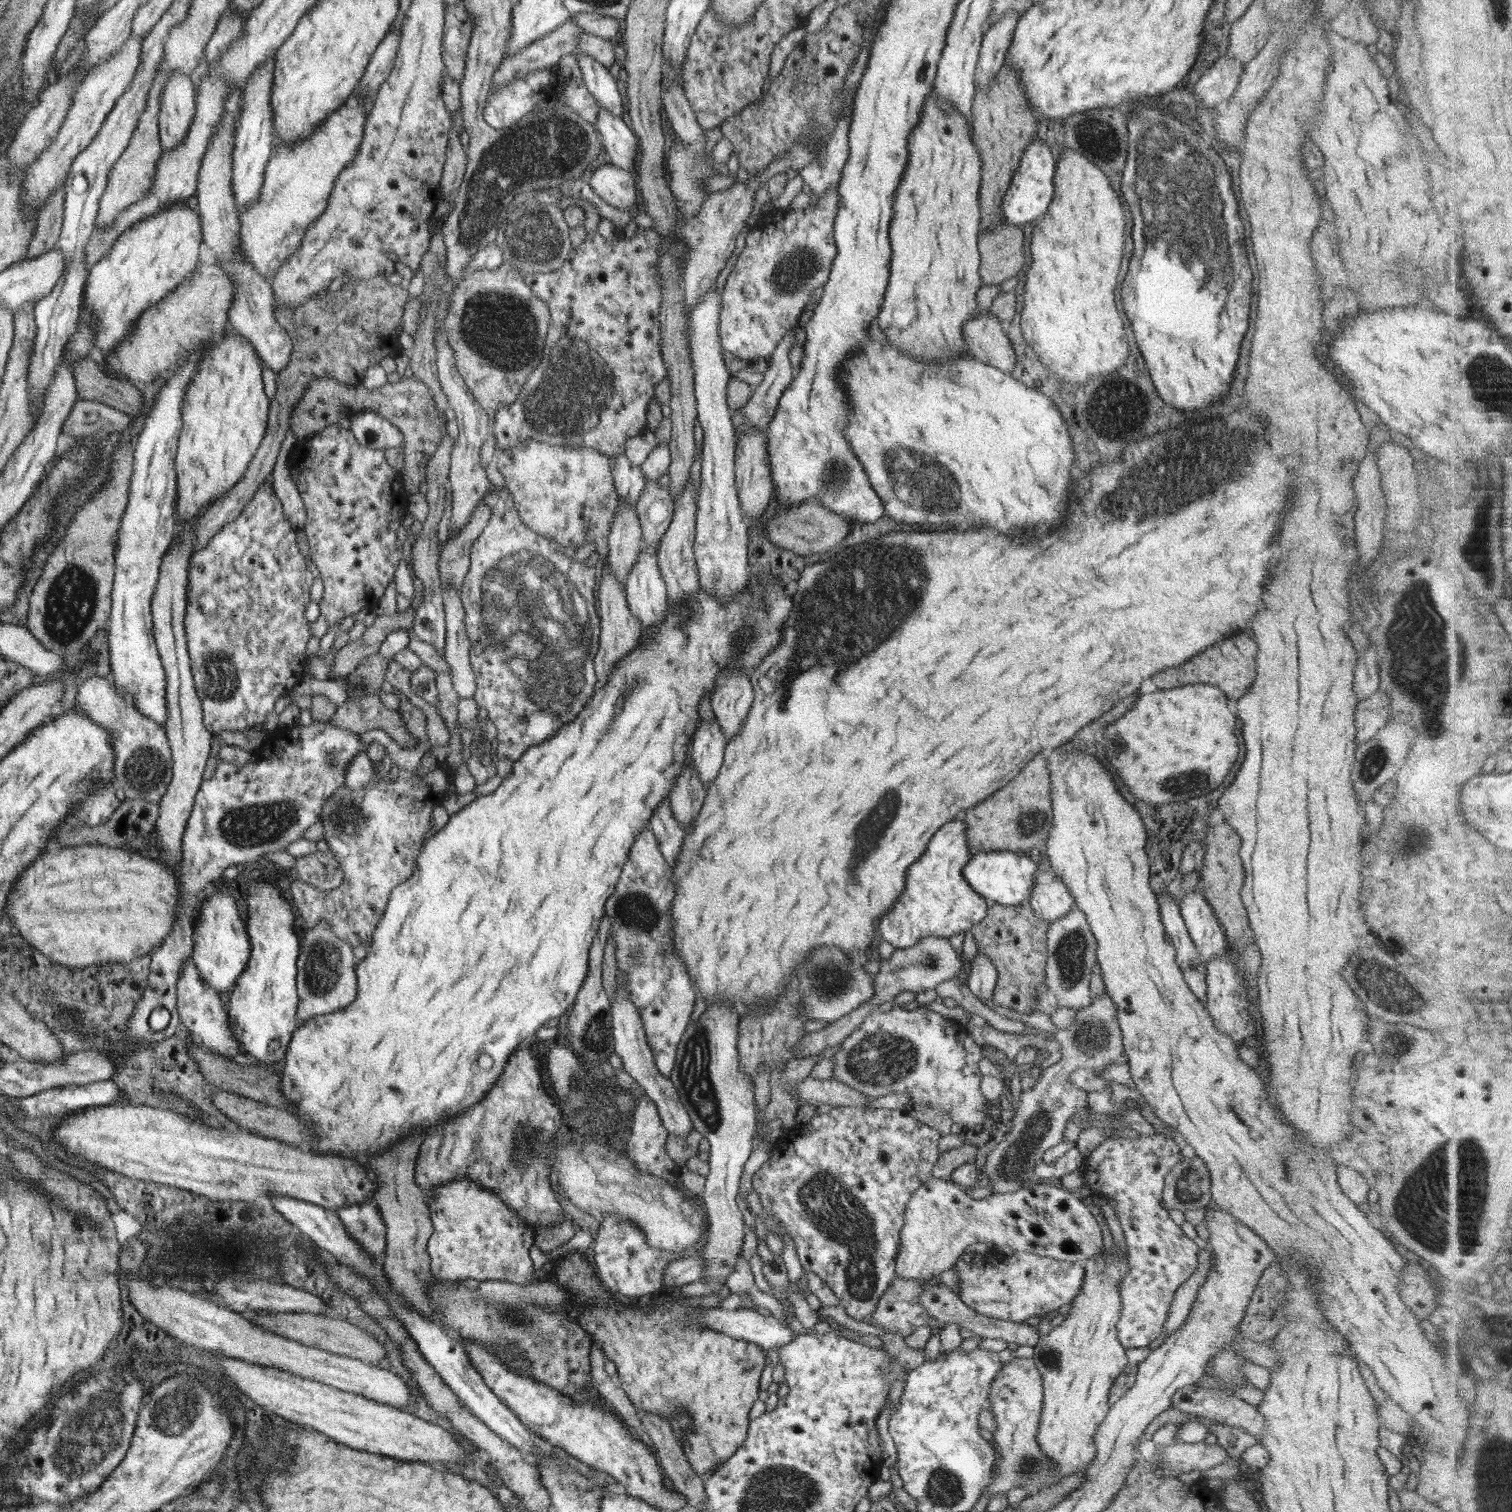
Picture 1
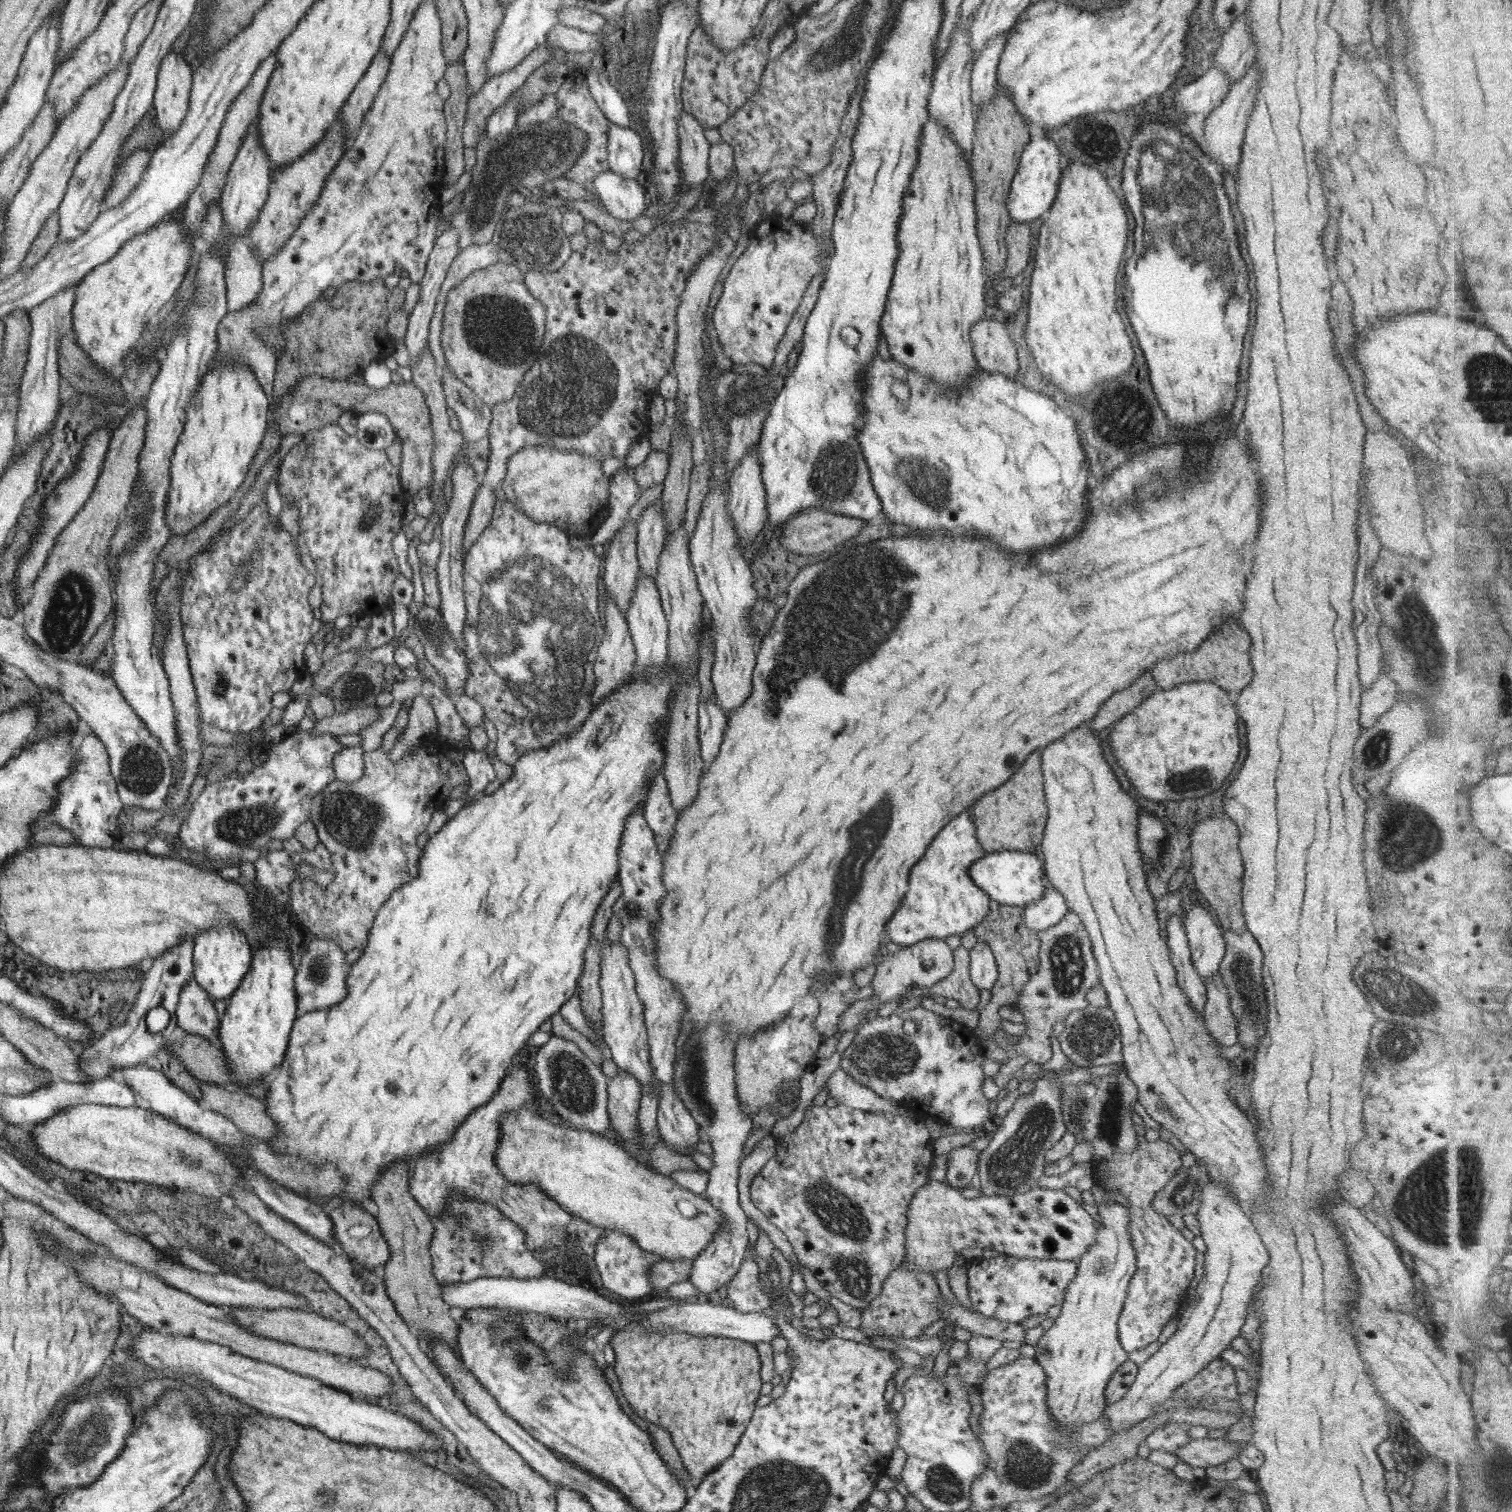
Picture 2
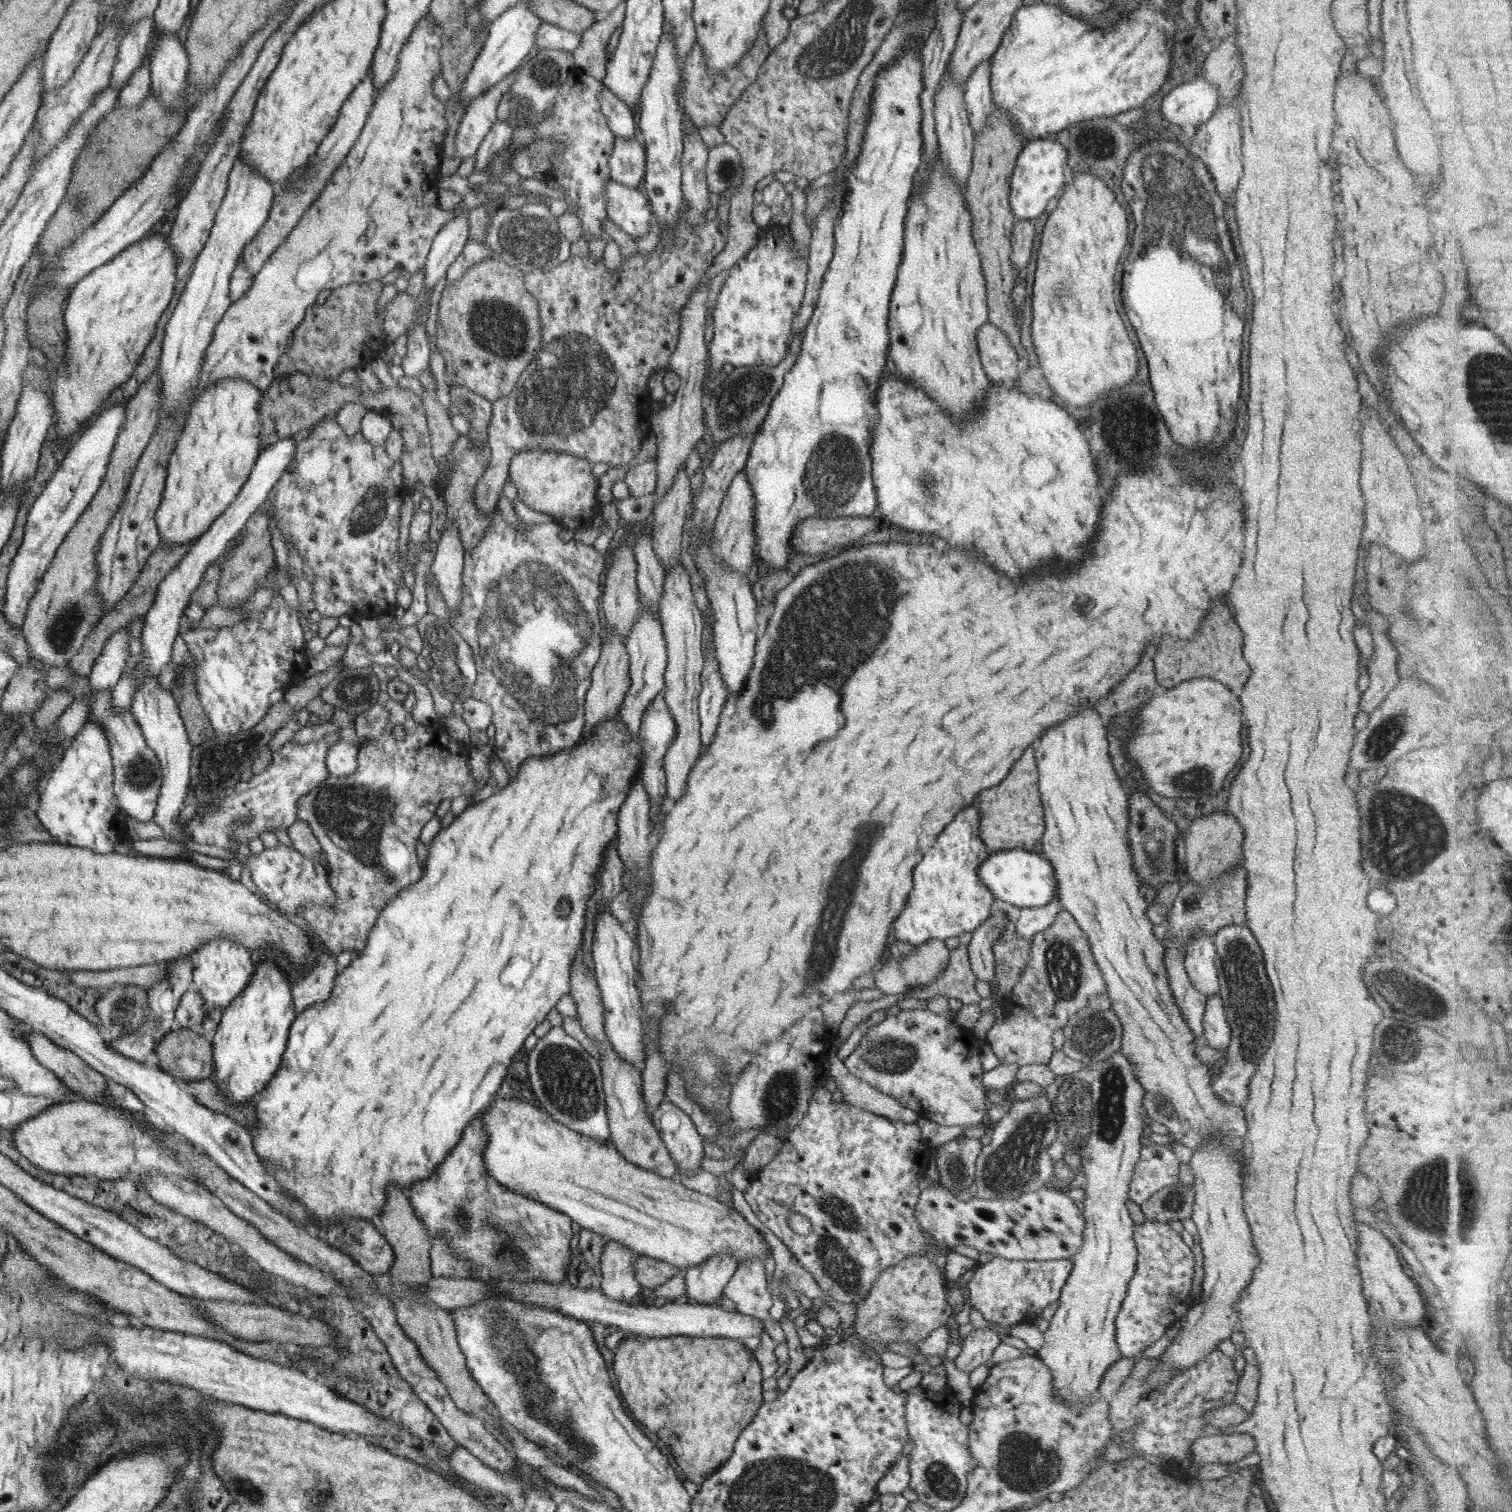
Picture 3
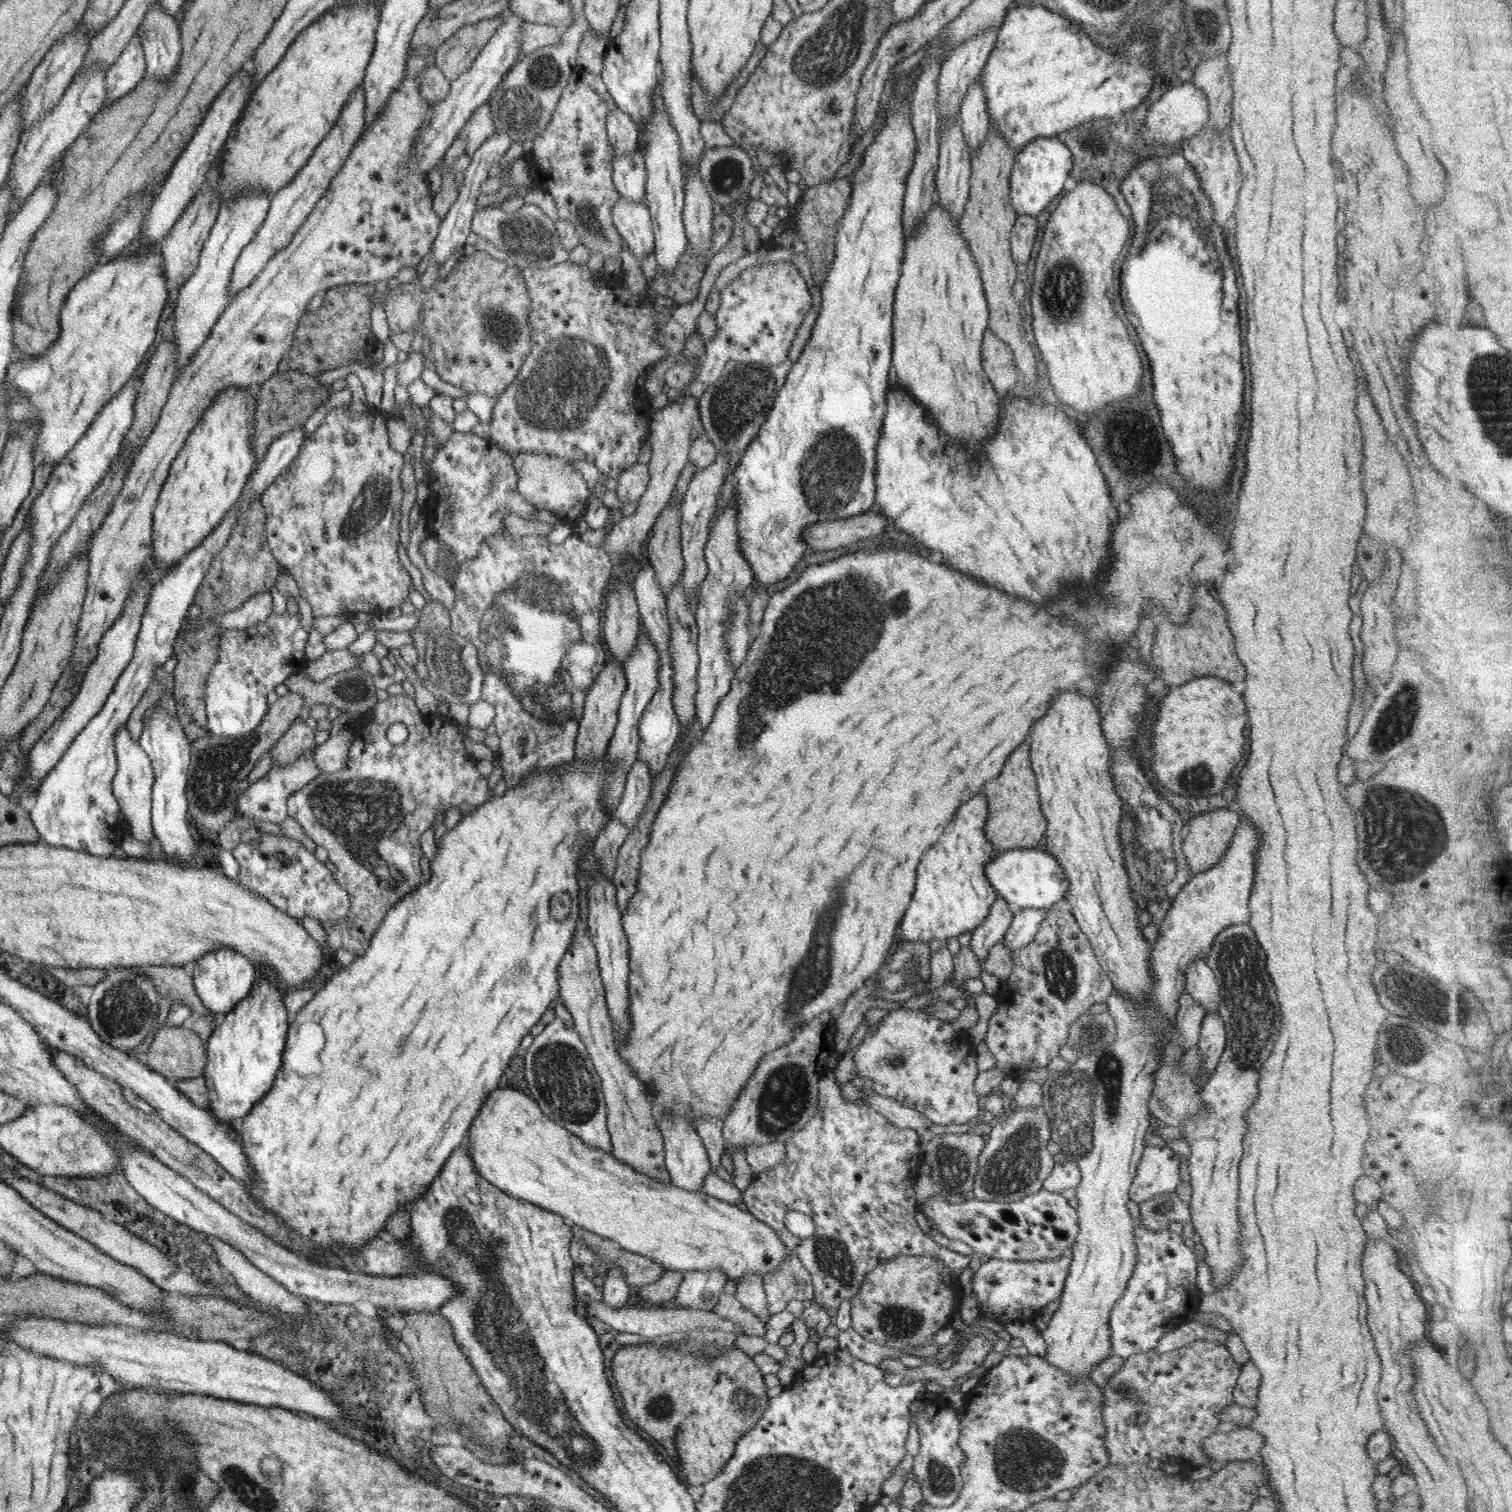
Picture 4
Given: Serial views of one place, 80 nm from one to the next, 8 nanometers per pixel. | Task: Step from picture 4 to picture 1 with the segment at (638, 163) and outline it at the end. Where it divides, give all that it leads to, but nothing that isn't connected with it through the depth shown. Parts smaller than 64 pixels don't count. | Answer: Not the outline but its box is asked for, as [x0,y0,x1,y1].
[595,108,638,173]

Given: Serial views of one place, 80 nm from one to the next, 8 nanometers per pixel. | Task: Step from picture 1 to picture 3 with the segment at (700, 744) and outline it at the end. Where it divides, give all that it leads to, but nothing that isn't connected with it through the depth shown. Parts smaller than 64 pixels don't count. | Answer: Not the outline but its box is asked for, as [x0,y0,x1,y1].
[697,636,728,749]

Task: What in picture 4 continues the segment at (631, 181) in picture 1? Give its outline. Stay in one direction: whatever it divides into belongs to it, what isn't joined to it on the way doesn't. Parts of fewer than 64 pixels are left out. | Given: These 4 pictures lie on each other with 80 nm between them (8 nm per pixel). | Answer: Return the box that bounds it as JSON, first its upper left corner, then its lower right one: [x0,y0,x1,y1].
[612,196,654,263]

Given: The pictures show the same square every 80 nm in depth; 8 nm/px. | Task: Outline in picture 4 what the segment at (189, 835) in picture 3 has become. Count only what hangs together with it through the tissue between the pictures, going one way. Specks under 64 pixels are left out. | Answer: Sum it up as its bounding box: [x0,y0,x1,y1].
[229,748,321,825]

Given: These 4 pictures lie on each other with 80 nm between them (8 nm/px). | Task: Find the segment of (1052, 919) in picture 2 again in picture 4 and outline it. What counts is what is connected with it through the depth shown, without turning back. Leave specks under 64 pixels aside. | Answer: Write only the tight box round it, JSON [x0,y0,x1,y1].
[1002,908,1047,951]

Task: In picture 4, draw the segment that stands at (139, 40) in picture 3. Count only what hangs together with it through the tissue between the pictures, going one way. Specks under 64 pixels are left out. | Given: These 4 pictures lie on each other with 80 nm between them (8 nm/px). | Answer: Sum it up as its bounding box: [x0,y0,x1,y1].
[105,36,145,101]

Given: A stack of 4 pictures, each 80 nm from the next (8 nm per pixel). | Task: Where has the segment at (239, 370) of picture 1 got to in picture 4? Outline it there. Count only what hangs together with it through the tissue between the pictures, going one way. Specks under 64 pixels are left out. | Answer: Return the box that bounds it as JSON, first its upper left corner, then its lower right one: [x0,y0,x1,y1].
[150,385,256,572]

